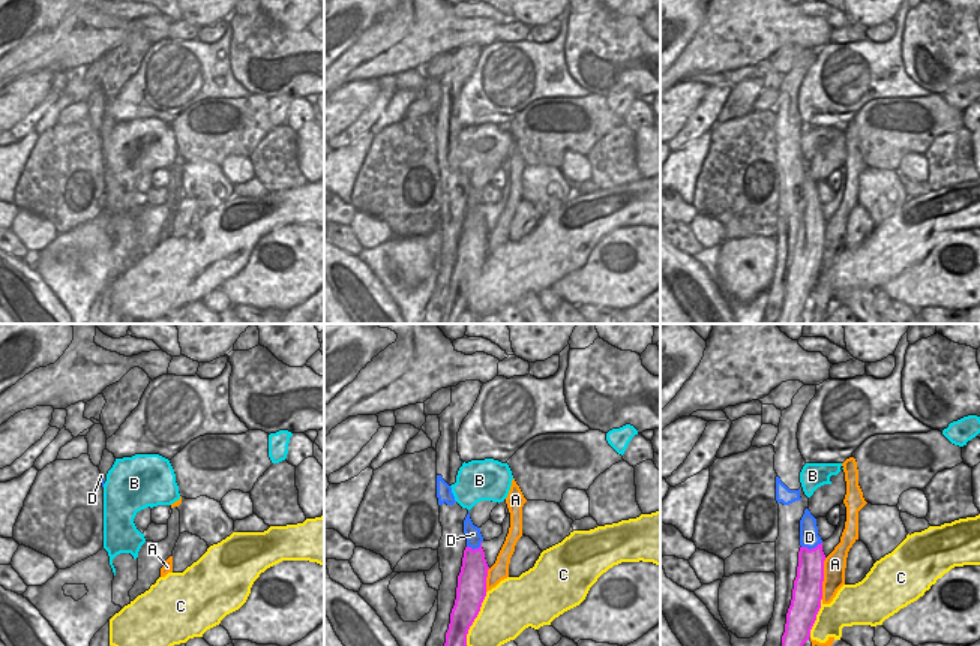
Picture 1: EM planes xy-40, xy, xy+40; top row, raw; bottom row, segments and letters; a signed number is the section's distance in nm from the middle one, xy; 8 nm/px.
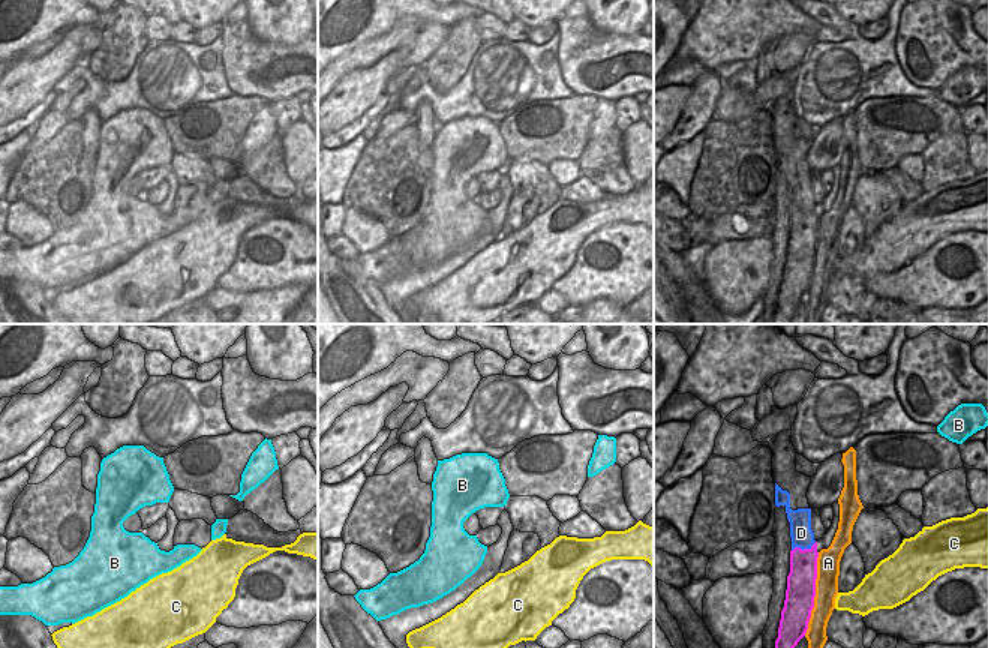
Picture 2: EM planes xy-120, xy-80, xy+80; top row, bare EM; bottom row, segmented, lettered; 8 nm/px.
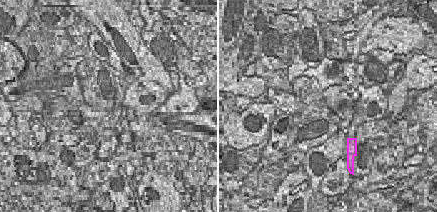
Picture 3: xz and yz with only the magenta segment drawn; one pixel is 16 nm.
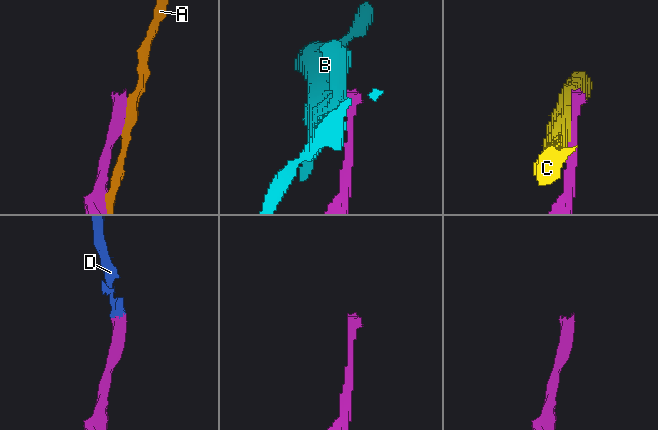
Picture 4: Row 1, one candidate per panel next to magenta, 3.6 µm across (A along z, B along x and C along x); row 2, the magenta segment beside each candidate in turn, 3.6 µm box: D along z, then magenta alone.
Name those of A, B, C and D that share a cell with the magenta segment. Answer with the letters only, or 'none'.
D.

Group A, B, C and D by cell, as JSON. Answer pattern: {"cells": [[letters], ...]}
{"cells": [["A"], ["B"], ["C"], ["D"]]}

